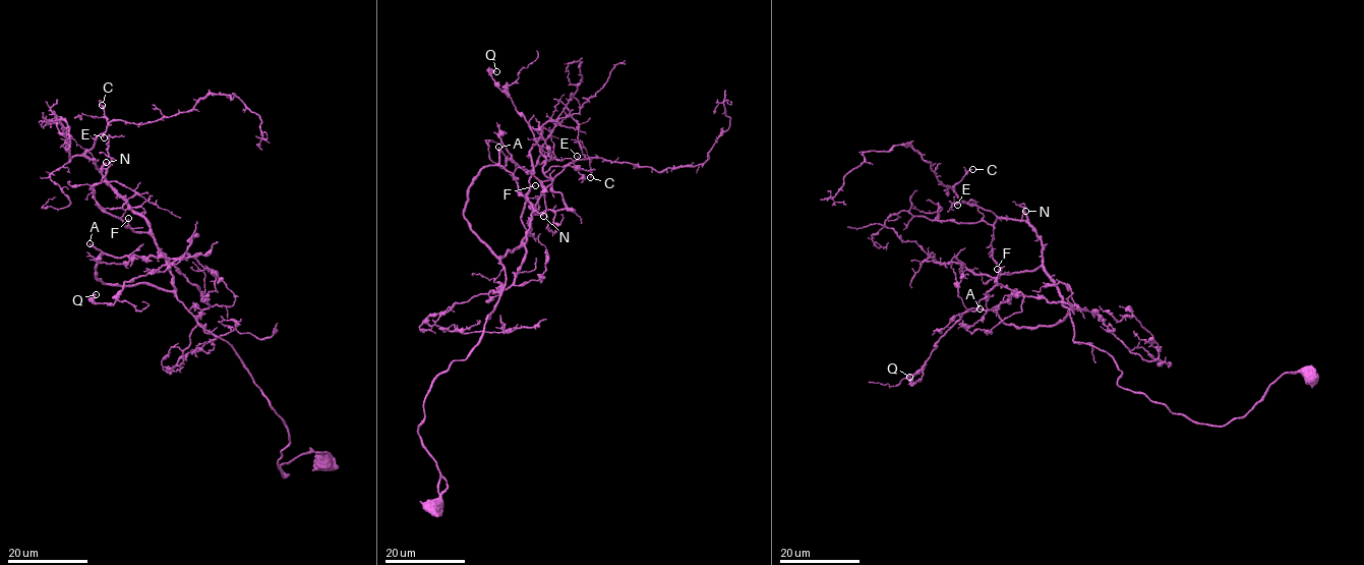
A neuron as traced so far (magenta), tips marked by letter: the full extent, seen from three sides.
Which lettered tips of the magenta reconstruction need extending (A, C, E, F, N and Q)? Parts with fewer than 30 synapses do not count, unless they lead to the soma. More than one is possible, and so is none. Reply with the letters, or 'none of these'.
A, N

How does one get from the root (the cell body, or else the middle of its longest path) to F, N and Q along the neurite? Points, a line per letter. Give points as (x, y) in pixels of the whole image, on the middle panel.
F: (433, 506), (440, 474), (417, 433), (425, 397), (480, 340), (506, 280), (499, 256), (524, 243), (535, 185)
N: (433, 506), (440, 474), (417, 433), (425, 397), (480, 340), (506, 280), (499, 256), (543, 216)
Q: (433, 506), (425, 397), (506, 280), (469, 185), (500, 165), (538, 213), (565, 206), (496, 71)

